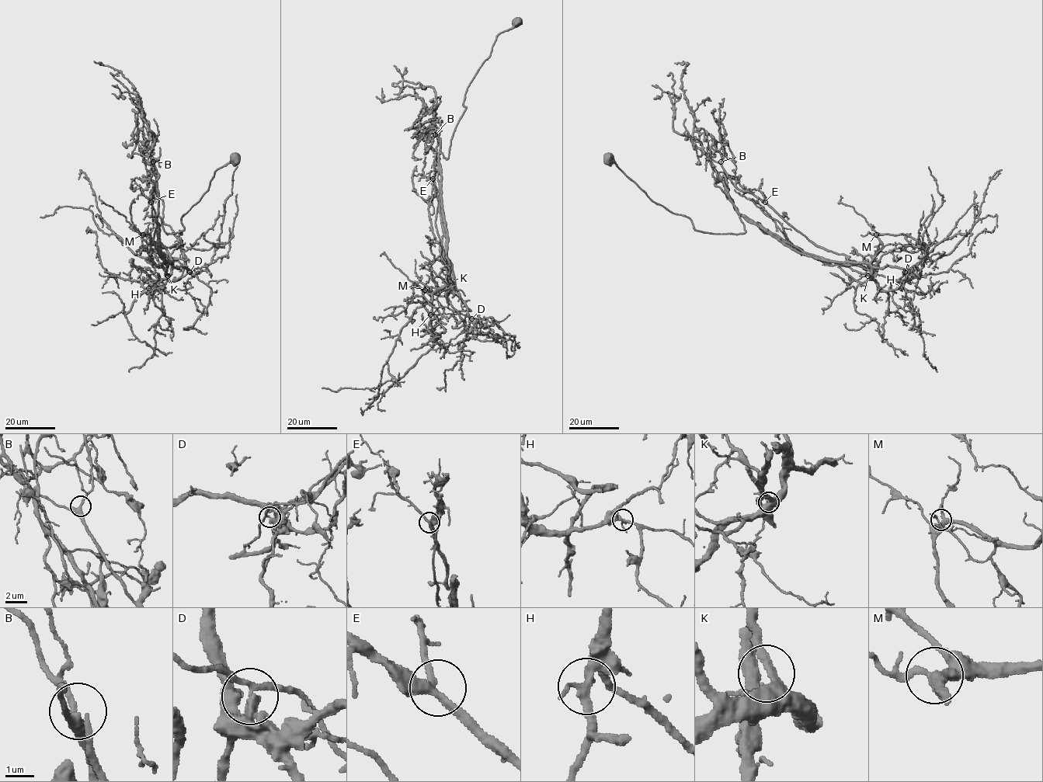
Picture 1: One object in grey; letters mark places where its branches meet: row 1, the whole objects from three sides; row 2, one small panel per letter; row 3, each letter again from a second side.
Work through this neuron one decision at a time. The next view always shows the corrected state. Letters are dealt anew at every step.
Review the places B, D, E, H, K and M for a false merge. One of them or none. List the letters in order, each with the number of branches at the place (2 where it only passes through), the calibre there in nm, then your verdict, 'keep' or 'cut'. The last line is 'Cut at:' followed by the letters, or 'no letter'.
B: 3 | 300 nm | keep
D: 3 | 280 nm | cut
E: 3 | 320 nm | keep
H: 3 | 260 nm | keep
K: 3 | 360 nm | keep
M: 3 | 360 nm | keep
Cut at: D

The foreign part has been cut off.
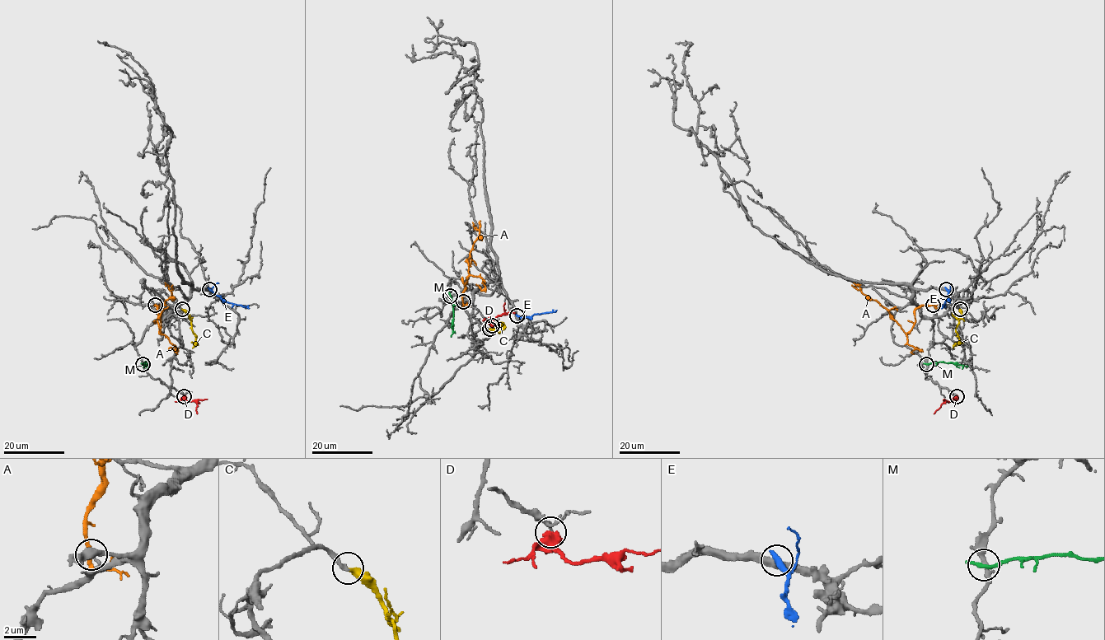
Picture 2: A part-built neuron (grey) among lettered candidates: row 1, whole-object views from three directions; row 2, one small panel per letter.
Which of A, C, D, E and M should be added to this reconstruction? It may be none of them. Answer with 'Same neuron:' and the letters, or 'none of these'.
Same neuron: C

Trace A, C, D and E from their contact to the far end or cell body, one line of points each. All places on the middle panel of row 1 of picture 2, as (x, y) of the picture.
A: (463, 301), (463, 290), (468, 275), (468, 259), (479, 236), (479, 231), (472, 222)
C: (489, 329), (496, 331), (499, 324), (503, 328), (500, 322)
D: (492, 325), (495, 318), (503, 313), (504, 303)
E: (517, 315), (530, 317), (557, 310)

